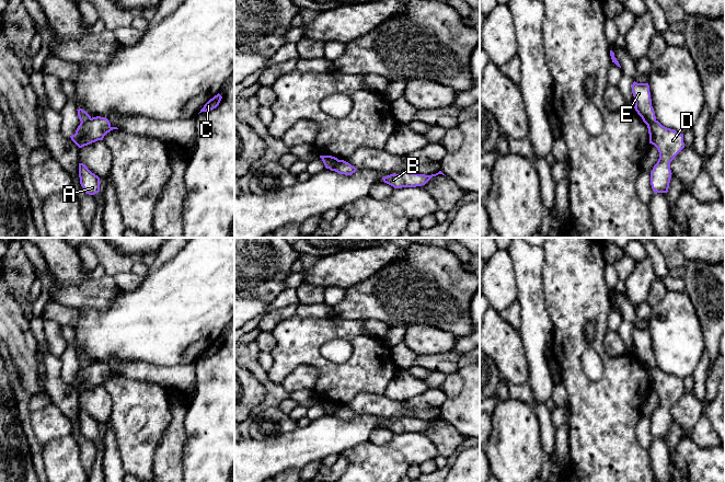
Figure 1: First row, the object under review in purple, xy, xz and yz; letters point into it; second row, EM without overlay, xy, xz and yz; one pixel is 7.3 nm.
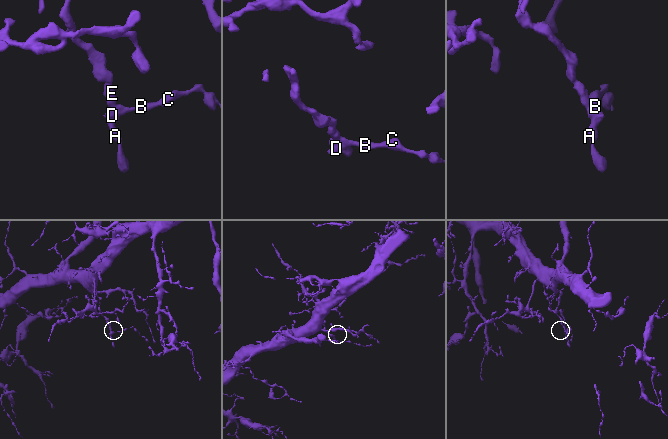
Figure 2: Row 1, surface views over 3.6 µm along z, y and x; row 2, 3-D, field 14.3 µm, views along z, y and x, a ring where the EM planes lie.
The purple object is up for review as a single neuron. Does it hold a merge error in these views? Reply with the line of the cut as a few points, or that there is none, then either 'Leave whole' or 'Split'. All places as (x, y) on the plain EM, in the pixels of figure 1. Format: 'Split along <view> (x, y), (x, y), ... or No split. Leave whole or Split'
Split along xz (337, 404), (329, 413). Split

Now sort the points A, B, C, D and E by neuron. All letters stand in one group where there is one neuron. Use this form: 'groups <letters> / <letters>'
groups A B C D / E

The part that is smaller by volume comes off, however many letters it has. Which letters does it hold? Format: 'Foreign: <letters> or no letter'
Foreign: A, B, C, D

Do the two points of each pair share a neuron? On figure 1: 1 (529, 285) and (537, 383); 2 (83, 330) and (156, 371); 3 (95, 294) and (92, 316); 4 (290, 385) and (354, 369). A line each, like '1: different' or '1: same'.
1: same
2: different
3: different
4: different

